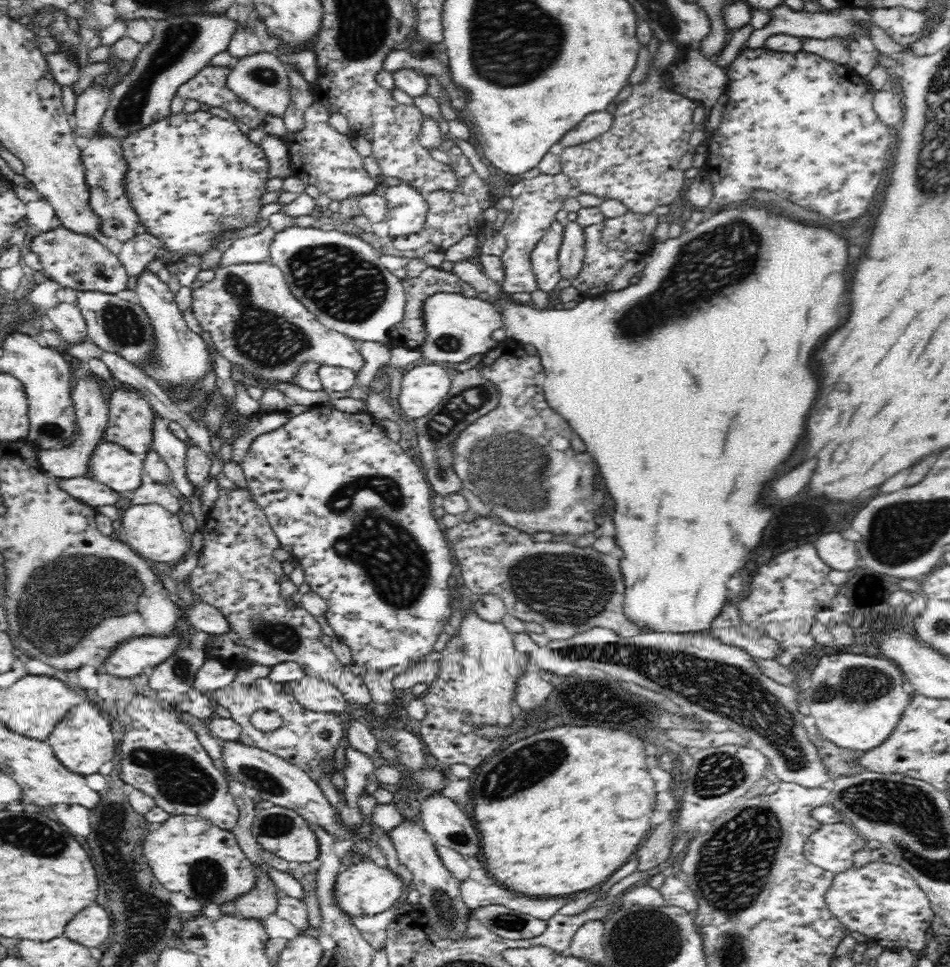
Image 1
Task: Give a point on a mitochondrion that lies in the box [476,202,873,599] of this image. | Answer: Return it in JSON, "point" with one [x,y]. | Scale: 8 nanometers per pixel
{"point":[706,266]}

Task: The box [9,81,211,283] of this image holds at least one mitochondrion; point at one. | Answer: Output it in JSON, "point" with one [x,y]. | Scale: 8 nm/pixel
{"point":[102,272]}

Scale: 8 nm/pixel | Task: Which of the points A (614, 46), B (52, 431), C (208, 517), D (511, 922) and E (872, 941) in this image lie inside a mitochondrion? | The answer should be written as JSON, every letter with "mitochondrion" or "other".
{"A":"other","B":"mitochondrion","C":"other","D":"mitochondrion","E":"other"}

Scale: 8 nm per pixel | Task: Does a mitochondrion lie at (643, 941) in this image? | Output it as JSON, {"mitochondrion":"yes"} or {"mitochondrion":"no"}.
{"mitochondrion":"yes"}

